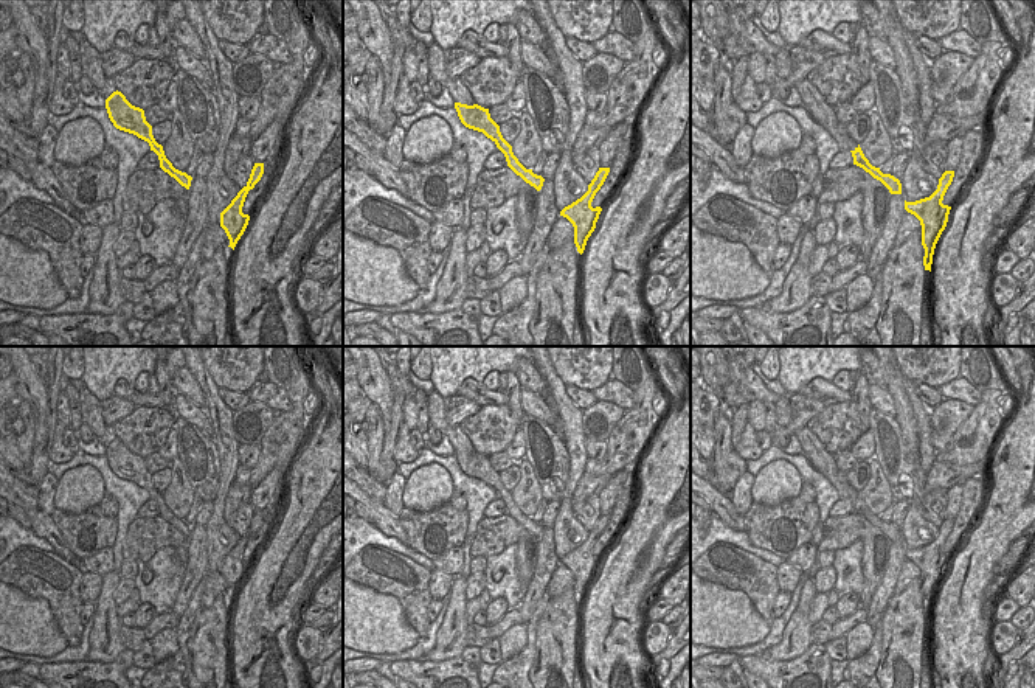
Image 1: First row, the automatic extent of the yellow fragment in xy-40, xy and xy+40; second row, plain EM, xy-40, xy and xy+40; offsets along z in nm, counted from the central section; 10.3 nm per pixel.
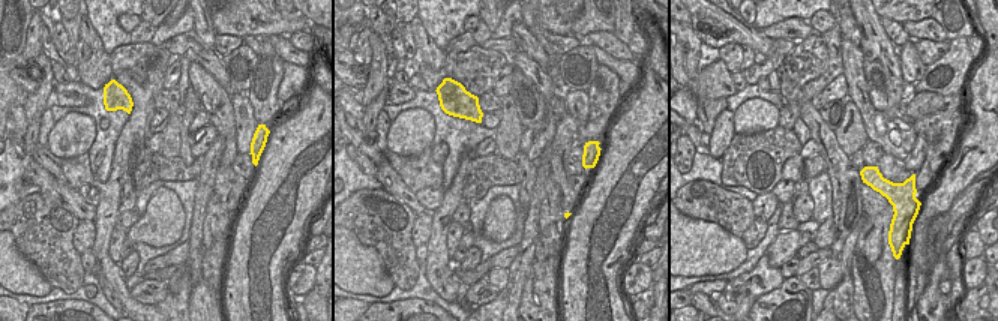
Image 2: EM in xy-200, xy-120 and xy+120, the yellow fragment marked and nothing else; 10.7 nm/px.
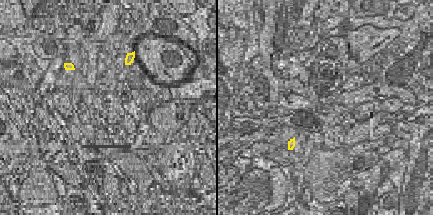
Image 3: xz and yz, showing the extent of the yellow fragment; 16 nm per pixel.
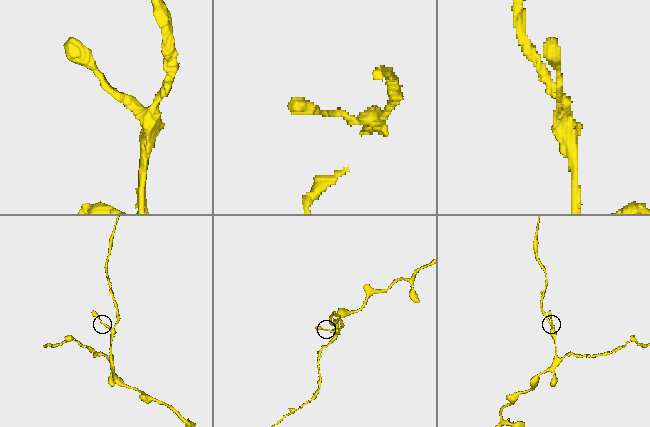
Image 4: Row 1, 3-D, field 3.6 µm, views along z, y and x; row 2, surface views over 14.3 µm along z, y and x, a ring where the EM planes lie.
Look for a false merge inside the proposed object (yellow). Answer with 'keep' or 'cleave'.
keep

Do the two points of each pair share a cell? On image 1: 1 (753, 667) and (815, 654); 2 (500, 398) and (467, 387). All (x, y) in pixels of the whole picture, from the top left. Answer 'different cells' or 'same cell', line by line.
1: same cell
2: same cell

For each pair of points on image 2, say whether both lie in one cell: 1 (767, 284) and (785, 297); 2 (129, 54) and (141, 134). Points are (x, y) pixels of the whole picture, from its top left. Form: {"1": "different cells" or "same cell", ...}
{"1": "different cells", "2": "different cells"}

